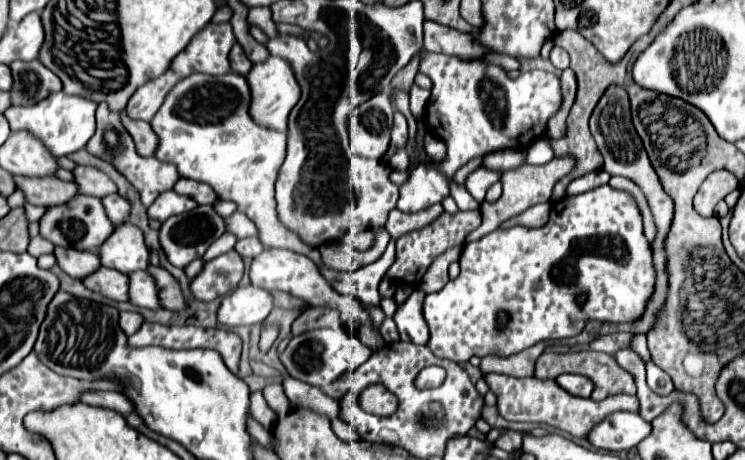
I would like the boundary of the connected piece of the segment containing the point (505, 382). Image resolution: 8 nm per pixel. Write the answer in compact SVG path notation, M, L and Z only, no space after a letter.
M485 374L483 376L491 392L497 396L497 408L499 414L505 420L515 422L537 422L537 424L549 424L553 428L559 428L563 432L569 432L575 438L585 438L593 426L605 420L613 412L635 412L639 414L639 400L637 396L627 394L615 394L601 402L593 402L591 398L579 398L563 390L555 380L539 380L539 378L515 378L507 374Z

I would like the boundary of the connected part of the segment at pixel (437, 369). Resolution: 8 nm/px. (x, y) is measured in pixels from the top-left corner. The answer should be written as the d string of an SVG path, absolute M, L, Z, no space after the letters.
M427 366L419 372L415 386L417 388L435 388L445 382L445 370L441 366Z

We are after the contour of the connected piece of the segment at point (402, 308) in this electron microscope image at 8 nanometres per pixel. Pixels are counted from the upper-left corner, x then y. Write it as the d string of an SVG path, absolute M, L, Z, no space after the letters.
M415 290L403 304L397 306L397 312L393 316L399 336L405 342L413 342L413 344L425 344L429 338L429 330L427 330L427 322L423 318L423 298L425 292L423 290Z

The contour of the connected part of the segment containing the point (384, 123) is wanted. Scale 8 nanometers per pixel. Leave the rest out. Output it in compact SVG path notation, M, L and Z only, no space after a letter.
M379 92L349 114L353 150L363 158L381 158L389 148L393 106L389 94Z

